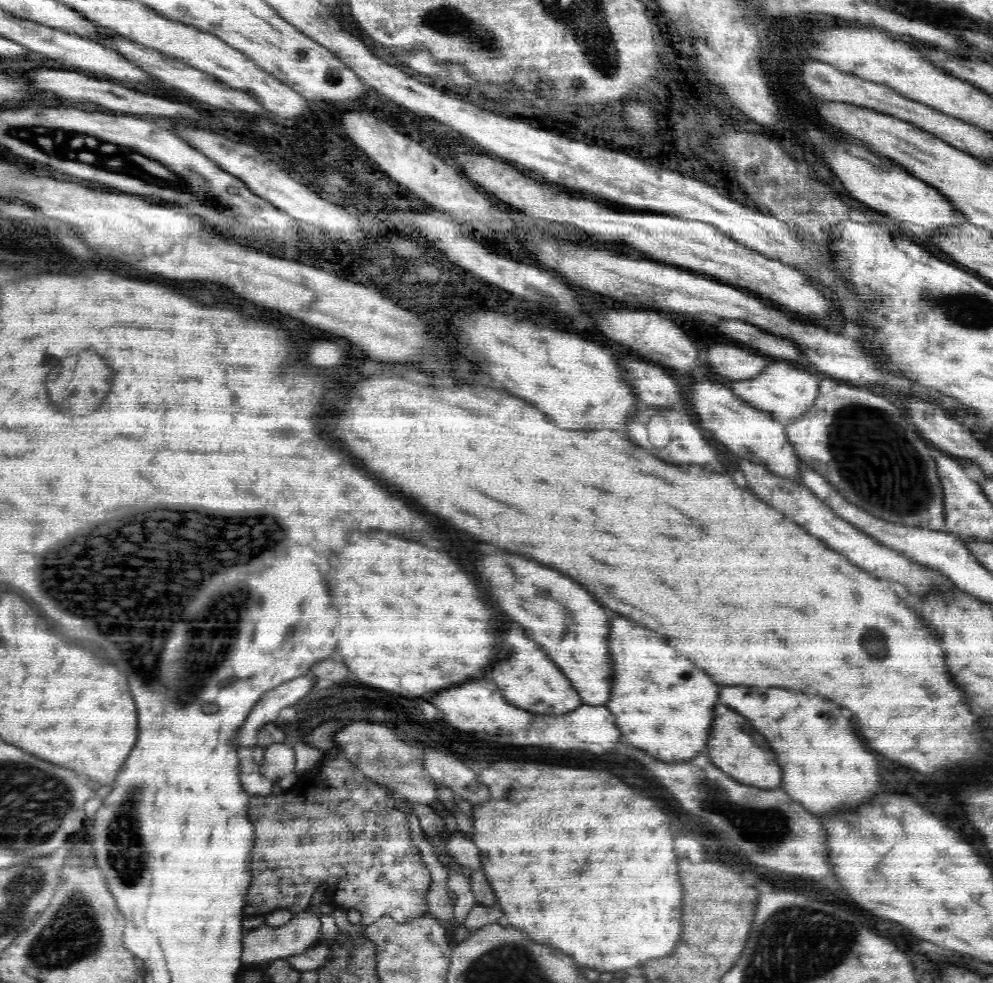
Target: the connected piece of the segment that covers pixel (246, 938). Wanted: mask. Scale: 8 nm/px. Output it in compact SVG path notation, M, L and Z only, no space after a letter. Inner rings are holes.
M306 910L294 915L286 924L282 924L278 928L263 922L255 929L246 930L241 940L243 944L241 961L244 963L244 967L254 967L254 964L258 964L258 962L264 964L274 959L296 956L296 954L302 954L308 948L312 948L313 945L322 943L319 916Z

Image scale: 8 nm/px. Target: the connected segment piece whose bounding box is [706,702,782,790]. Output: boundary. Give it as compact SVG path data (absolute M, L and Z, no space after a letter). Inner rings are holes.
M720 702L714 708L714 720L712 720L712 728L710 728L706 754L710 754L710 761L722 772L740 784L770 790L781 786L782 769L774 760L772 748L764 740L764 736L756 736L756 732L752 732L752 724L748 724L748 720L744 720L744 716Z

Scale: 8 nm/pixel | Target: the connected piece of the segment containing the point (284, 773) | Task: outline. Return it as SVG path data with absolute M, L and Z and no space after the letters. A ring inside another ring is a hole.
M273 743L267 746L260 762L260 773L264 777L285 785L293 778L294 768L296 768L296 758L292 745Z

